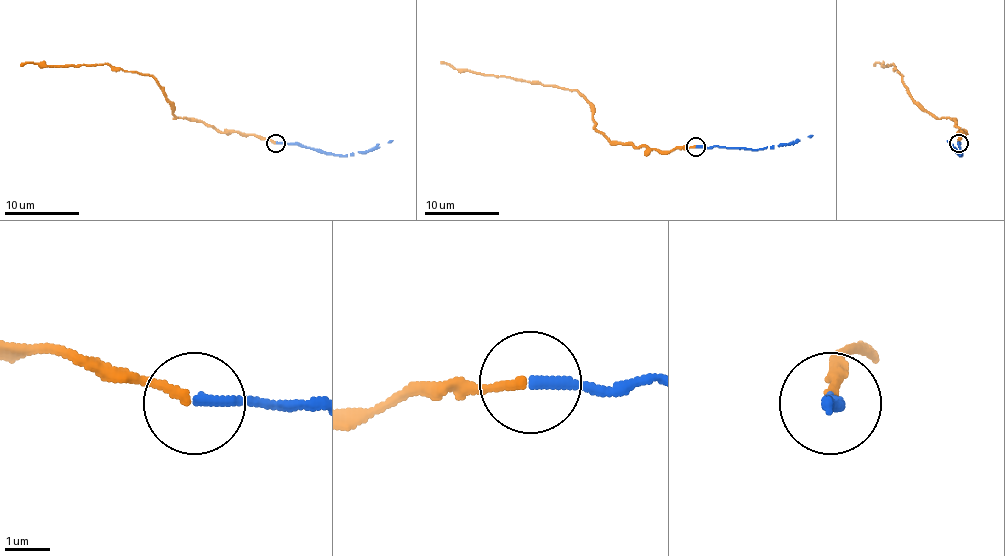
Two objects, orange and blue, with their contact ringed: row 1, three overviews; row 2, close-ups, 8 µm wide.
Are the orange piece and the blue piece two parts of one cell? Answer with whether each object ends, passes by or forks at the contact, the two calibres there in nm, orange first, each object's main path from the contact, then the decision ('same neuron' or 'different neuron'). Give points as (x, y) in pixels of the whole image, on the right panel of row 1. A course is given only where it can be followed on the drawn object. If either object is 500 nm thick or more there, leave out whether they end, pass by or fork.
orange ends; blue ends; calibres 190 and 240 nm; course orange (959, 144), (963, 134), (955, 121), (931, 116), (920, 106), (893, 63), (873, 65); course blue (959, 144), (961, 155), (948, 140); same neuron

